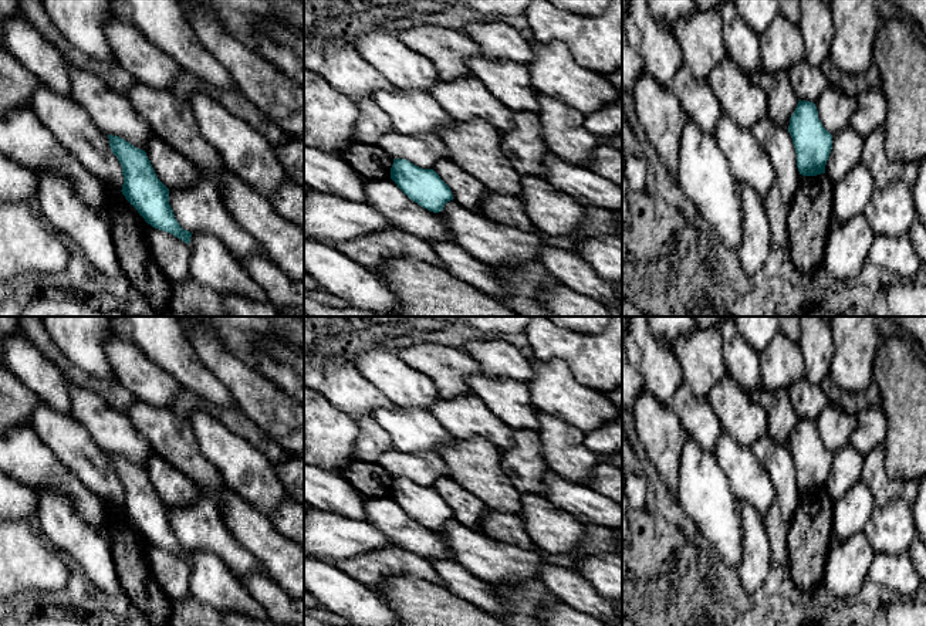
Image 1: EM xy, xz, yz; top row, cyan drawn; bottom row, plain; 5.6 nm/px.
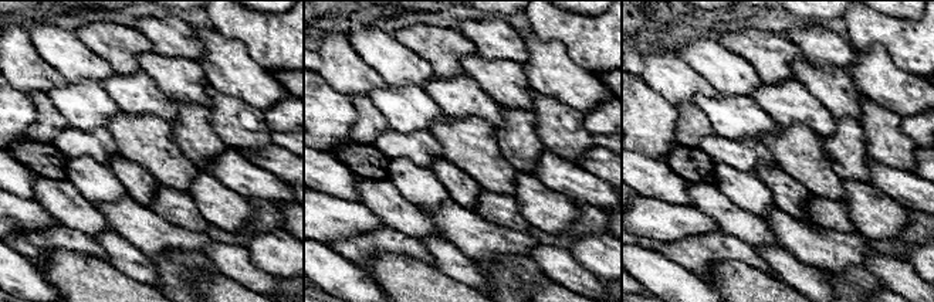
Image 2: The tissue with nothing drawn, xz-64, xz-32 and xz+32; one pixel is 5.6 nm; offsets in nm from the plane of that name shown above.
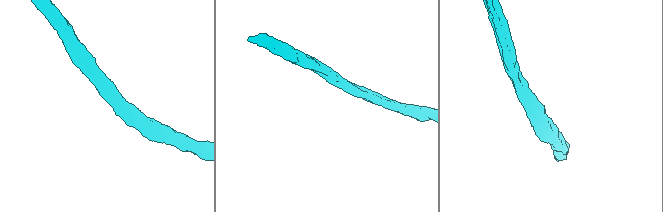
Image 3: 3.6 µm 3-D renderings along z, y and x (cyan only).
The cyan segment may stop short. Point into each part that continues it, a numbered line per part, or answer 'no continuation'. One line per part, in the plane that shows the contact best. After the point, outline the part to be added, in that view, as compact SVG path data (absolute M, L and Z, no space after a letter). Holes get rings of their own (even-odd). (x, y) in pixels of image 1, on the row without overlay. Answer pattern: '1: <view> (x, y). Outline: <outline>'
no continuation

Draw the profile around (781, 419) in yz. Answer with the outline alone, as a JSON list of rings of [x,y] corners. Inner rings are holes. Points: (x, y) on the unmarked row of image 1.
[[[763,386],[751,392],[750,399],[767,413],[768,437],[775,444],[788,447],[790,436],[800,419],[791,405],[788,390],[773,392]]]

